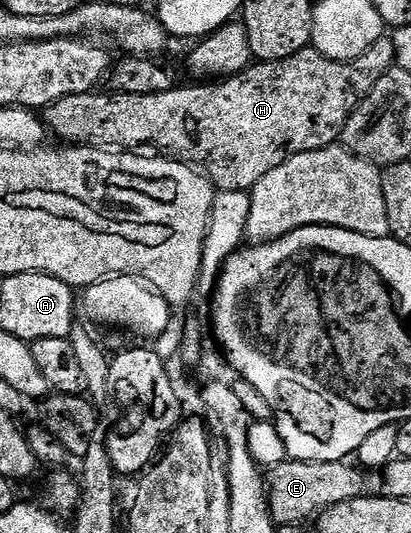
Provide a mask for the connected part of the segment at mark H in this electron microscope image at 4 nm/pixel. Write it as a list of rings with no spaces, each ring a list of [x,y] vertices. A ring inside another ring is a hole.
[[[382,35],[362,57],[356,57],[353,61],[332,61],[323,56],[318,49],[310,47],[299,51],[295,55],[291,55],[287,59],[254,63],[248,69],[244,69],[243,72],[234,75],[234,77],[227,77],[218,80],[216,83],[193,83],[197,85],[189,85],[186,89],[178,87],[171,91],[152,93],[151,95],[127,95],[126,93],[110,93],[108,91],[94,91],[92,93],[84,93],[83,95],[67,95],[67,99],[59,99],[43,110],[43,124],[52,136],[54,133],[59,140],[65,141],[61,143],[64,143],[66,146],[80,147],[82,149],[107,149],[127,153],[152,151],[154,154],[162,157],[175,161],[183,161],[186,165],[203,167],[209,180],[213,182],[220,192],[237,191],[249,193],[257,186],[259,179],[263,179],[263,175],[268,175],[270,171],[275,171],[275,167],[287,163],[287,159],[307,151],[319,151],[320,149],[330,148],[340,138],[343,127],[347,123],[347,119],[351,119],[355,107],[359,107],[359,103],[363,103],[363,99],[367,99],[367,95],[371,95],[375,83],[379,83],[379,79],[383,79],[383,75],[387,75],[387,71],[394,68],[394,65],[395,43],[392,36],[389,35]]]

